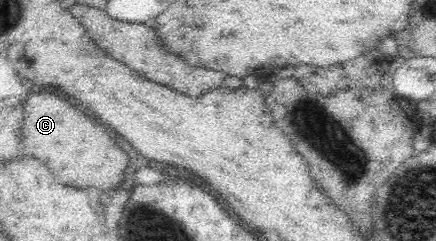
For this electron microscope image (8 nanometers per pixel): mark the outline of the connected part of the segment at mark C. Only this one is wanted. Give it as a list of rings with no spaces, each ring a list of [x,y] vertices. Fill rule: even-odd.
[[[36,89],[28,93],[23,111],[24,123],[21,135],[24,139],[22,139],[20,153],[44,161],[44,165],[52,169],[56,181],[74,188],[96,187],[102,191],[118,187],[118,183],[126,181],[124,177],[130,170],[128,155],[112,141],[112,137],[106,131],[100,129],[104,126],[98,123],[87,110],[78,107],[56,91]],[[68,127],[74,127],[74,133],[68,131]]]

